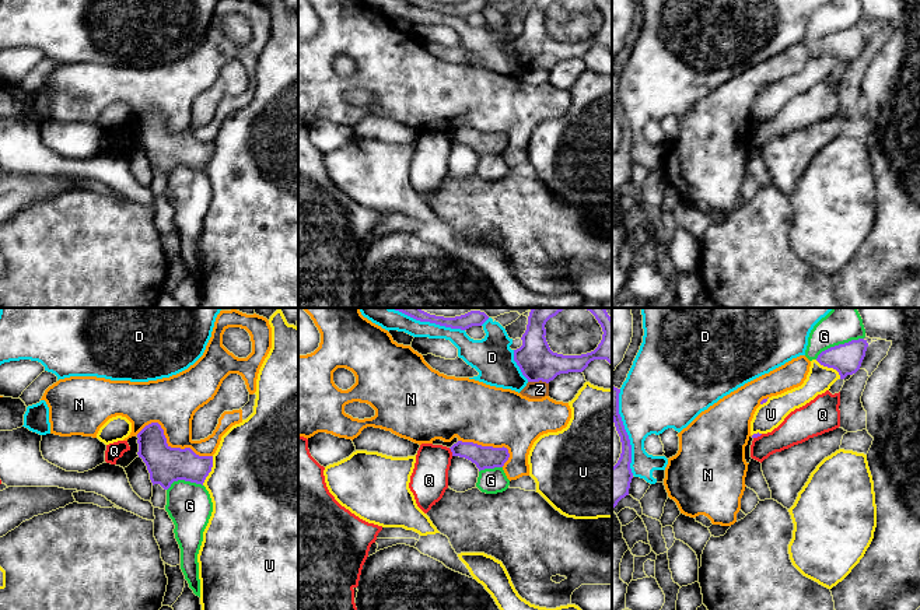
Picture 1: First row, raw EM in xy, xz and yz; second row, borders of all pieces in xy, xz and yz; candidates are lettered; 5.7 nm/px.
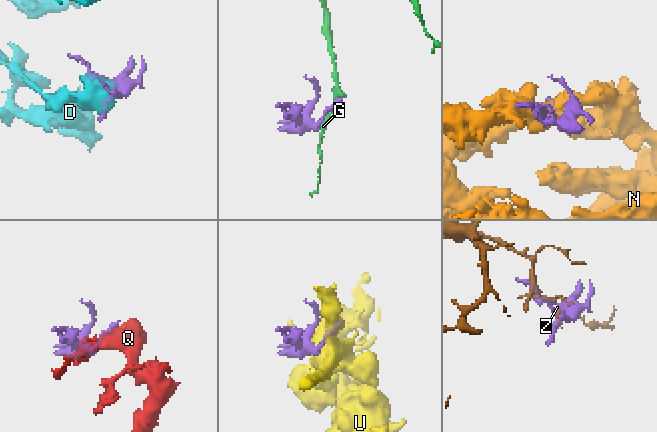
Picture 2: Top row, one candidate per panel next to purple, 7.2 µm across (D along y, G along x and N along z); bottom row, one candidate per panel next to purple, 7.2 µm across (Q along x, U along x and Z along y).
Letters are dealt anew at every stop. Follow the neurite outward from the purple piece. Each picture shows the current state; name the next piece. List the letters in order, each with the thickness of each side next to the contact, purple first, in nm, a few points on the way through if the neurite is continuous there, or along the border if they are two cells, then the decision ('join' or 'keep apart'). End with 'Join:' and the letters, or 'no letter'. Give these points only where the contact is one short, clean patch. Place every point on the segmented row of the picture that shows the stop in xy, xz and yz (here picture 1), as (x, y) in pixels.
D: 220/240 nm | keep apart
G: 180/220 nm | keep apart
N: 220/280 nm | keep apart
Q: 130/220 nm | along xz (448, 448), (452, 455) | keep apart
U: 200/500 nm | keep apart
Z: 220/100 nm | keep apart
Join: no letter

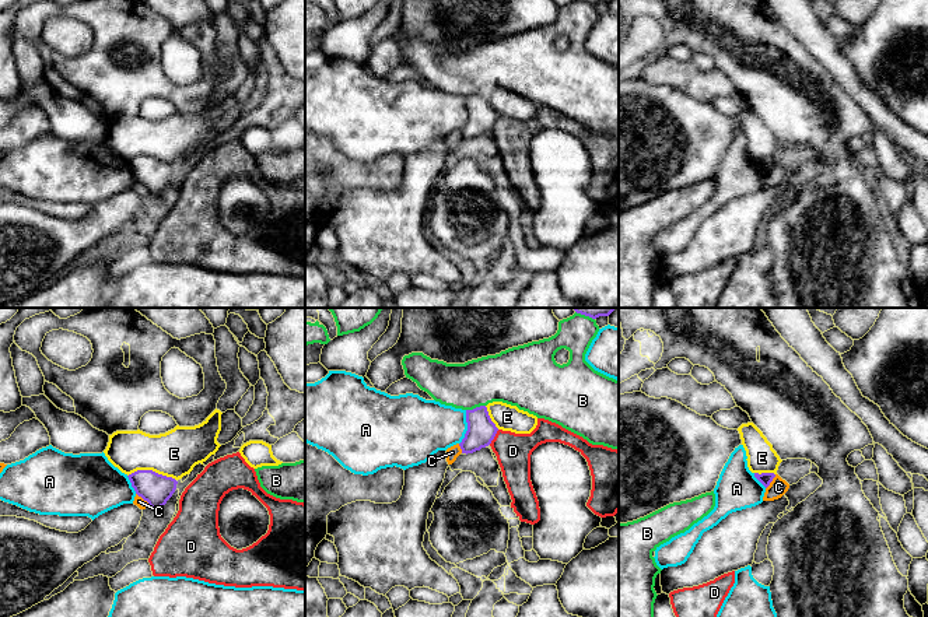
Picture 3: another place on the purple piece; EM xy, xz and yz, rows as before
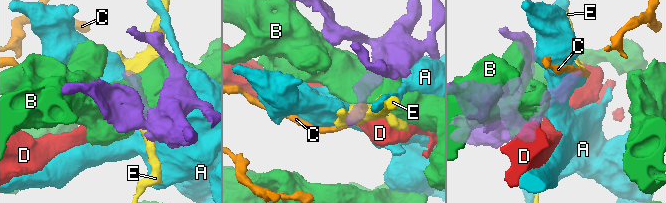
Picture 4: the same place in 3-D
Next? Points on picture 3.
A: 160/320 nm | keep apart
B: 160/280 nm | keep apart
C: 180/60 nm | along xy (136, 493), (149, 505) | keep apart
D: 160/200 nm | along xz (498, 430), (489, 444) | keep apart
E: 180/260 nm | keep apart
Join: no letter

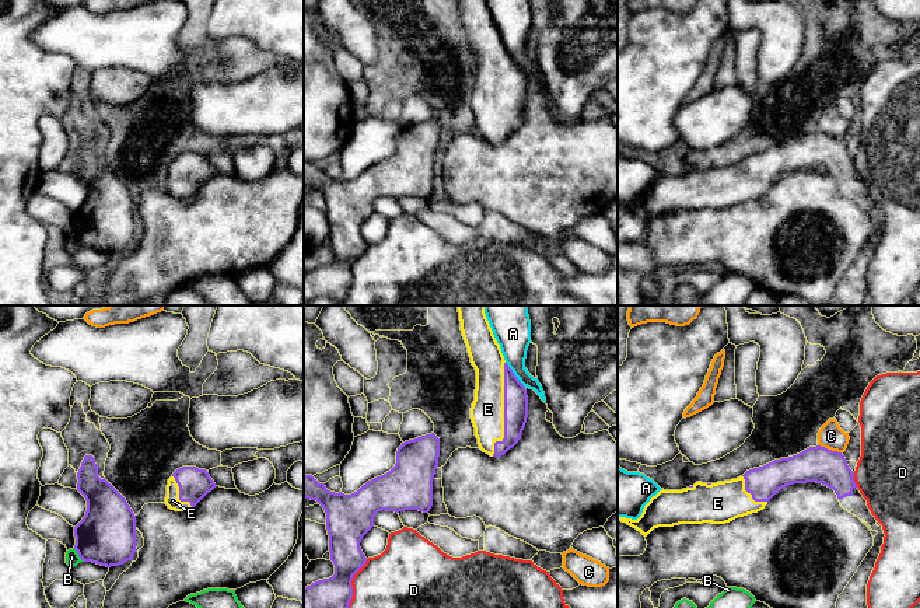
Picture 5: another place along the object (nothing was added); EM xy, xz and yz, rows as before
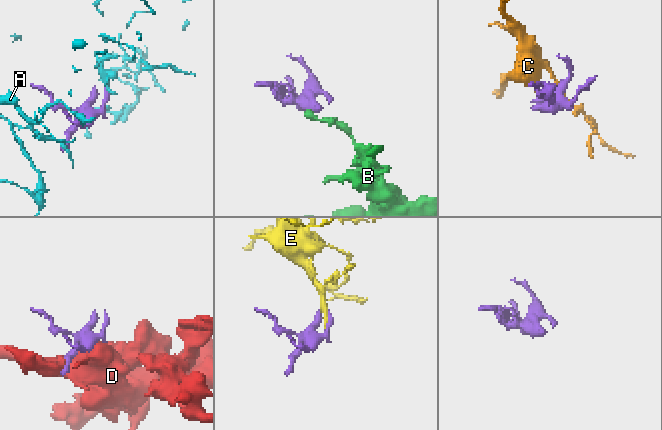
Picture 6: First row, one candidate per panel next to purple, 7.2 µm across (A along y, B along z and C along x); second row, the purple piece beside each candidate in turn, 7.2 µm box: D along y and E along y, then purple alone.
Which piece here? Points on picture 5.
A: 140/200 nm | along xz (506, 362), (524, 387) | keep apart
B: 340/80 nm | along xy (73, 548), (84, 561) | keep apart
C: 200/150 nm | keep apart
D: 190/320 nm | keep apart
E: 140/190 nm | join
Join: E

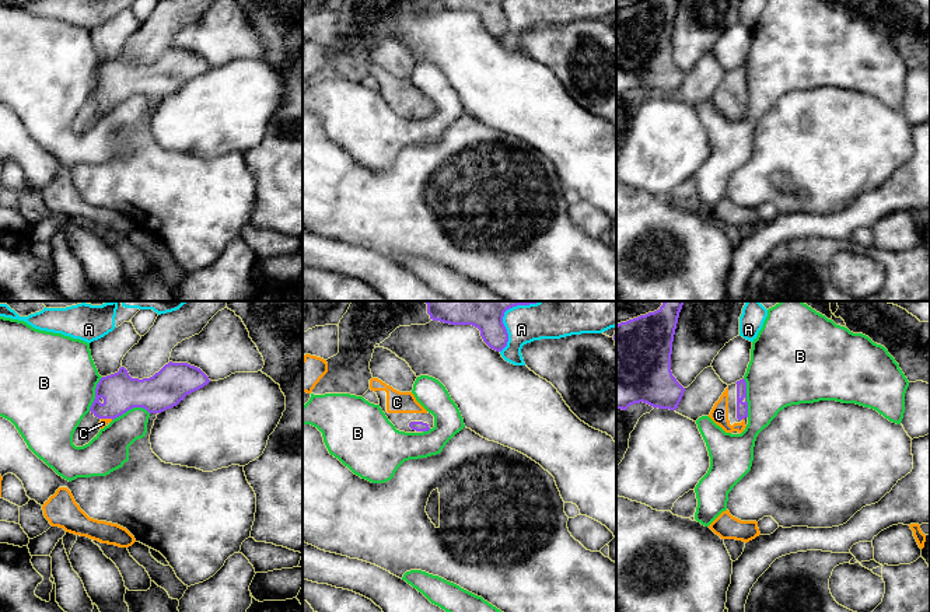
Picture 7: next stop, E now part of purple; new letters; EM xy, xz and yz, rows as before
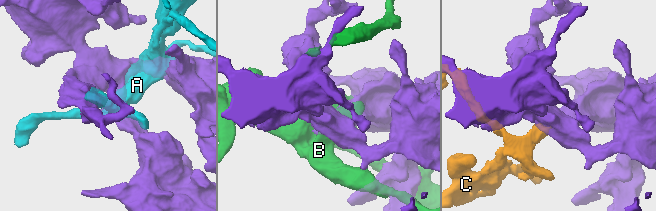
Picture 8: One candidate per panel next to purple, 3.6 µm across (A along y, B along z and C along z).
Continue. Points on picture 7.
A: 300/220 nm | keep apart
B: 60/380 nm | keep apart
C: 220/50 nm | join
Join: C

